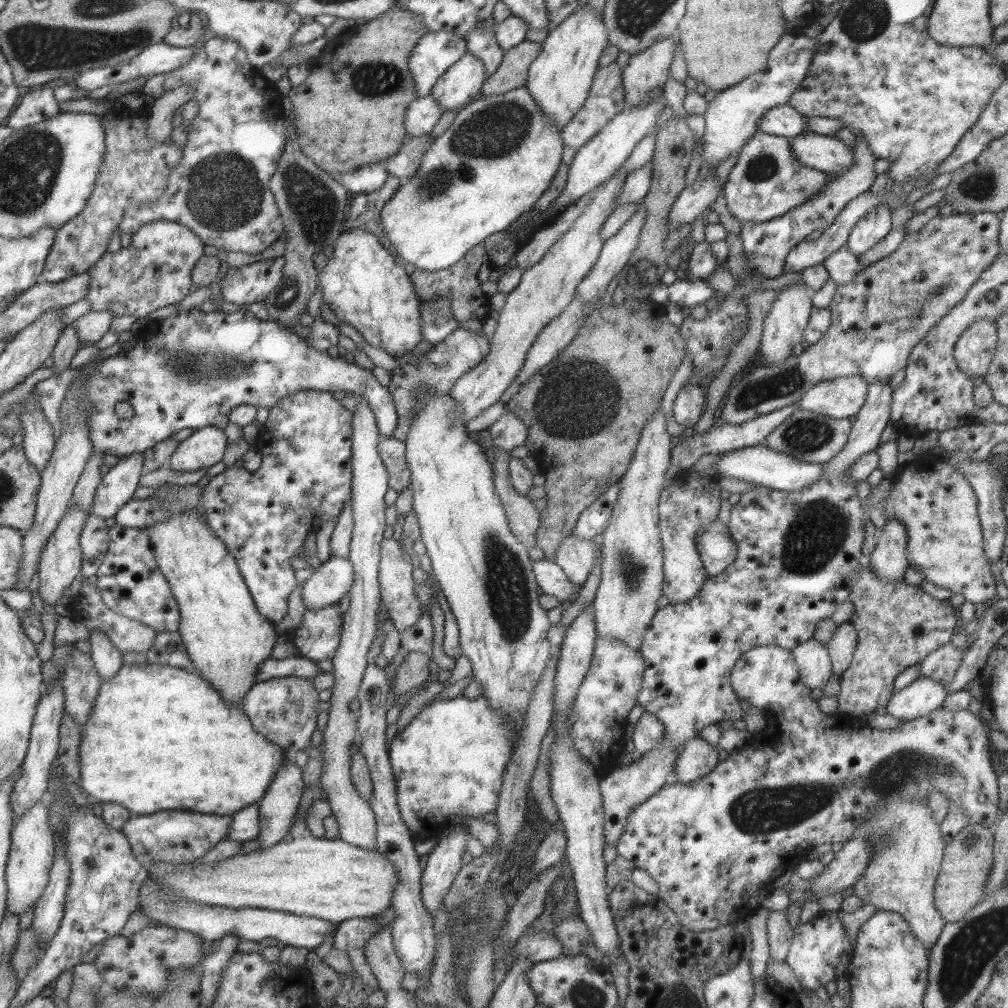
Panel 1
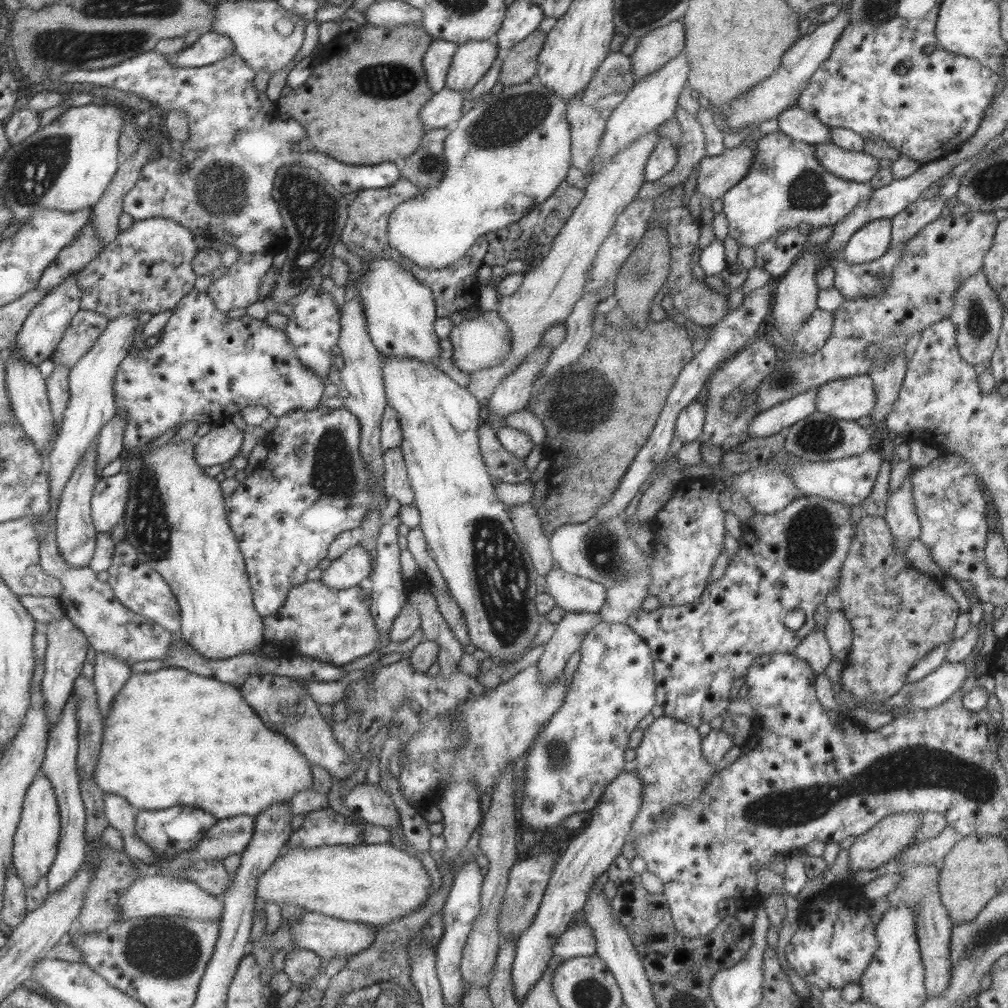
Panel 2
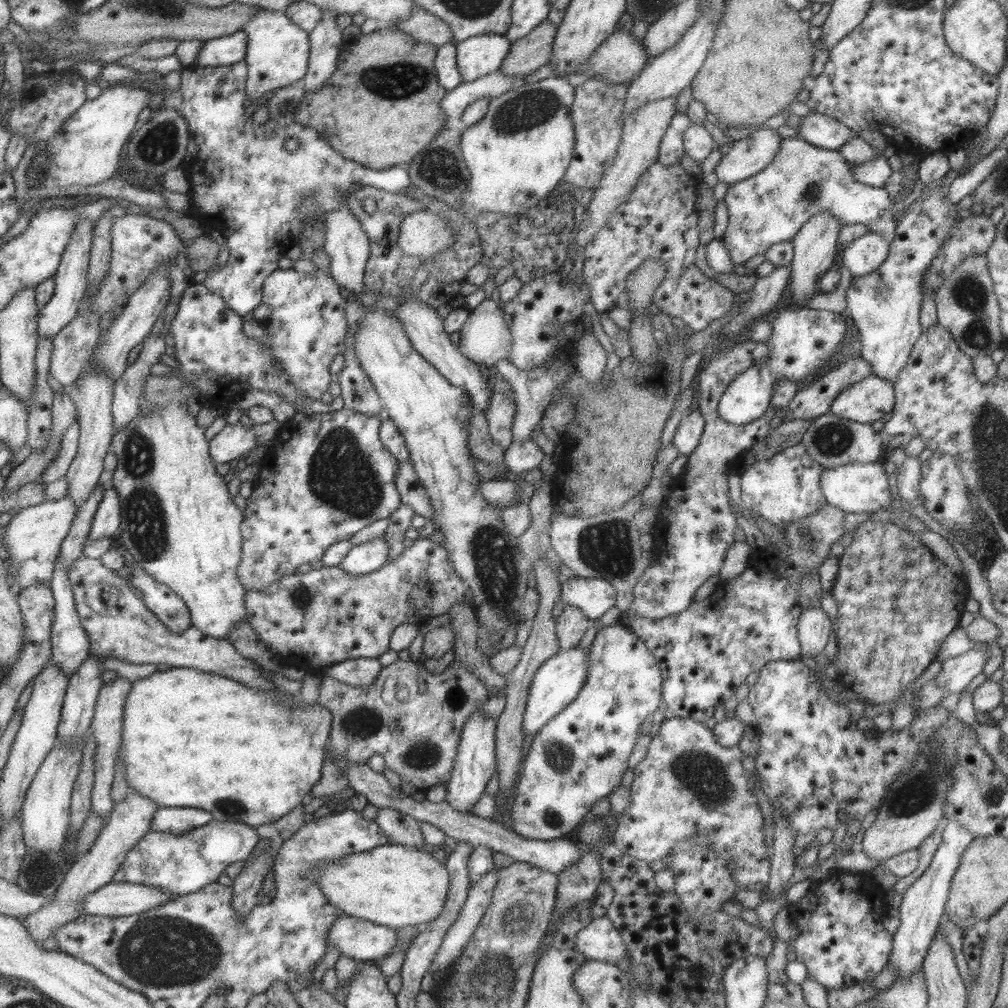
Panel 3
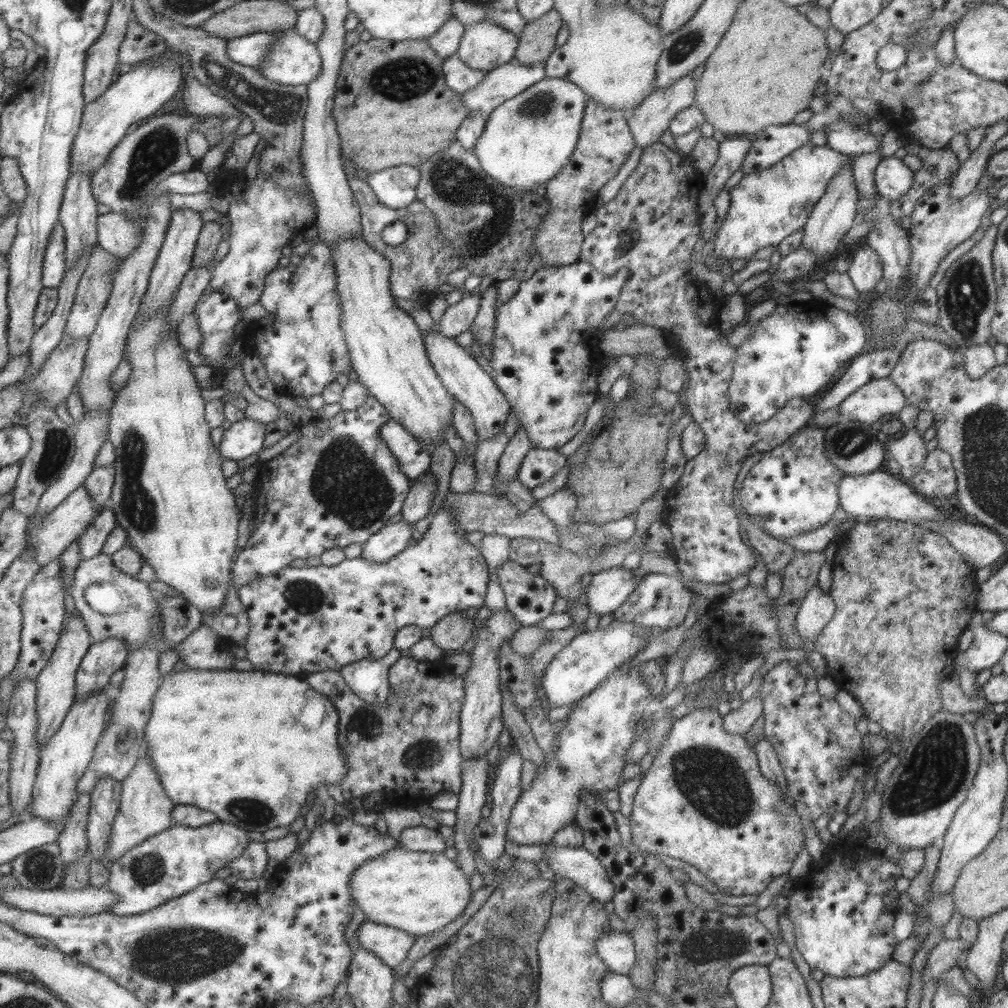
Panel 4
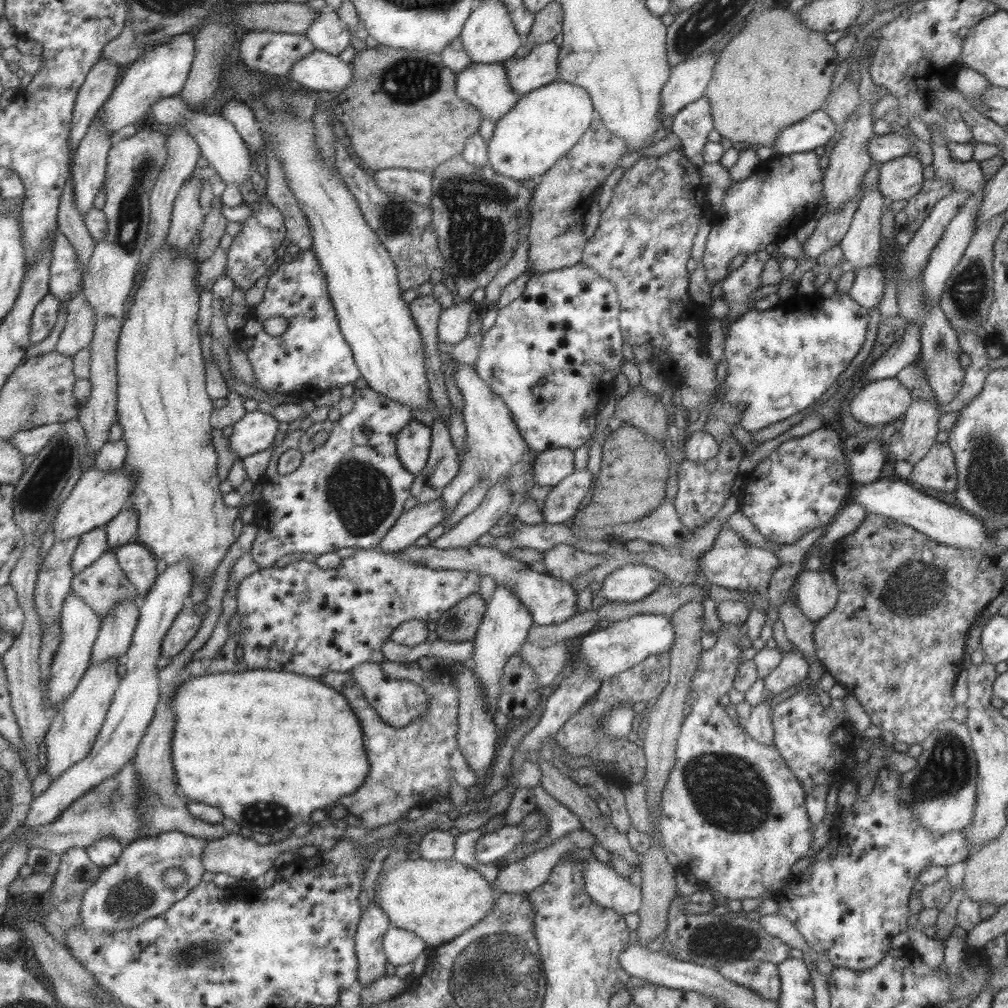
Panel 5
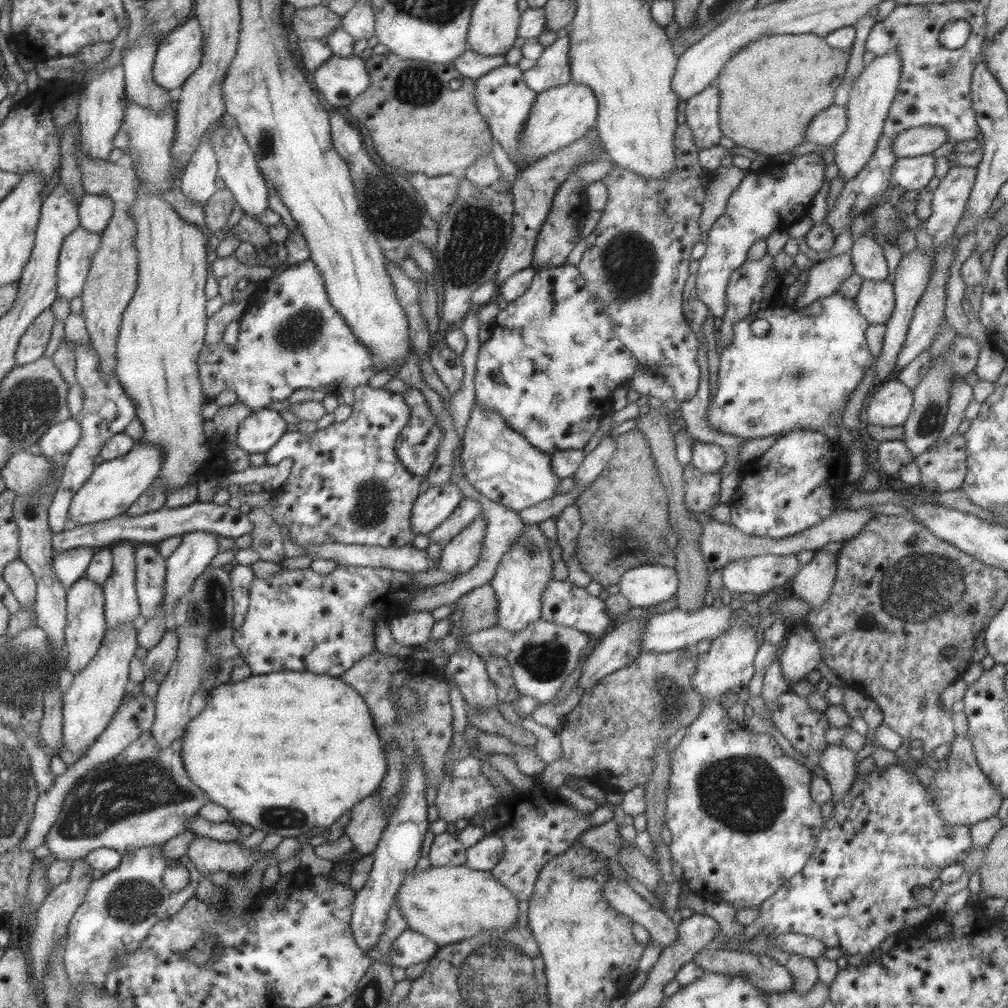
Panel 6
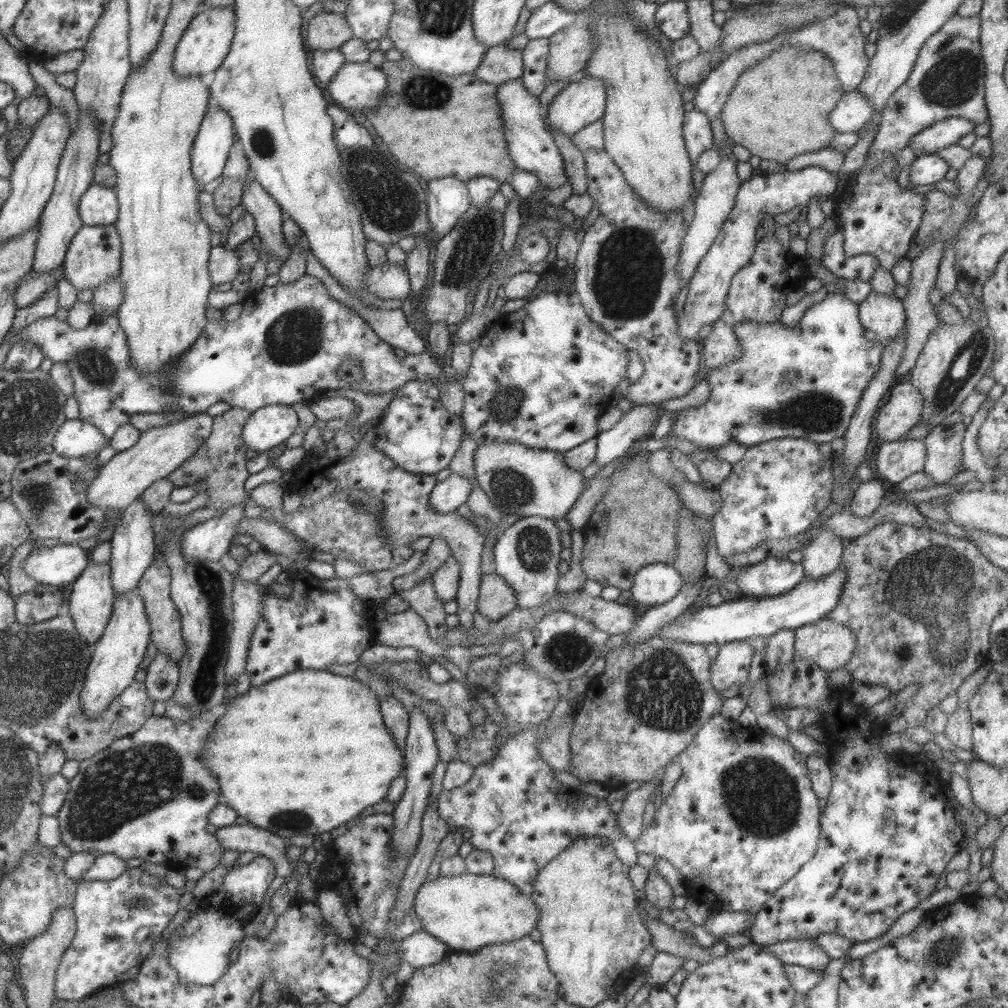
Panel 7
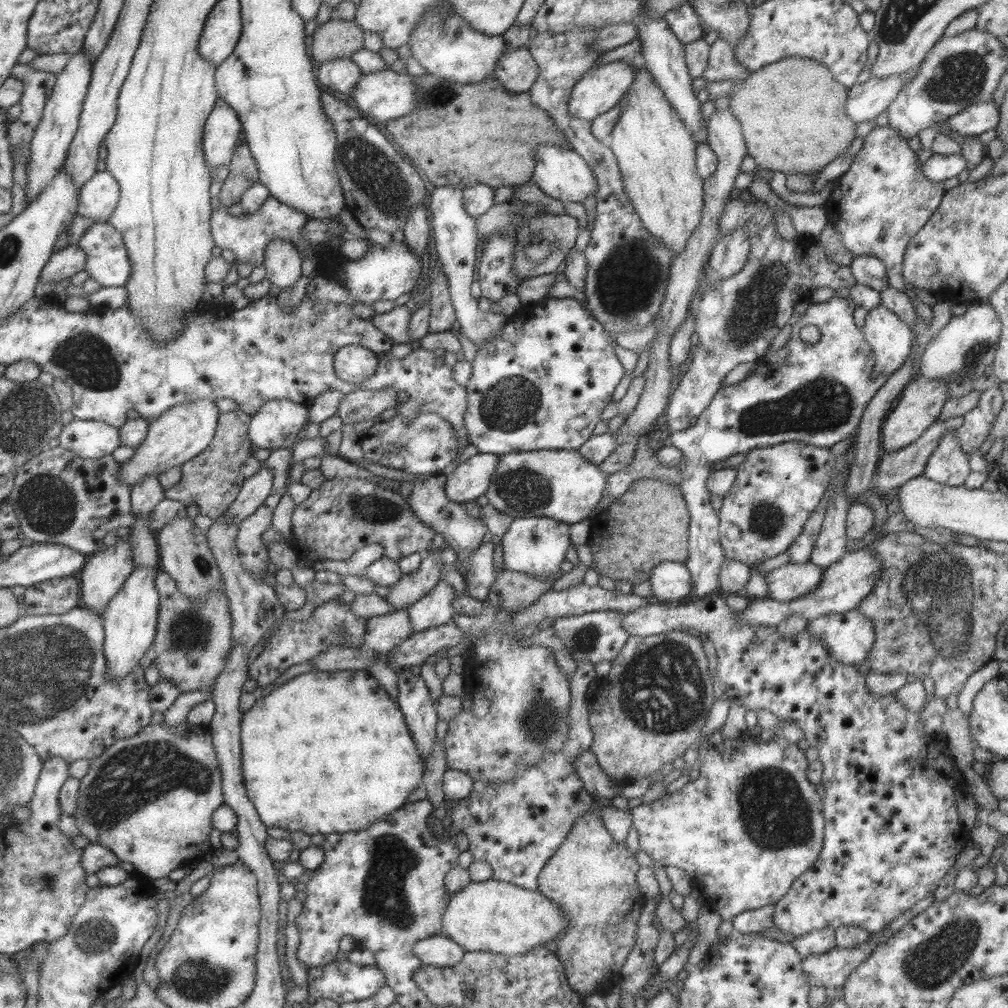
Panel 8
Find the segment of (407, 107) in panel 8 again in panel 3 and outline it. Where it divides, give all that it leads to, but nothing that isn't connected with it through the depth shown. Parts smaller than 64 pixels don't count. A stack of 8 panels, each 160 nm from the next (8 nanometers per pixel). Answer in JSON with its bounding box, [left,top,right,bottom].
[240,9,309,103]

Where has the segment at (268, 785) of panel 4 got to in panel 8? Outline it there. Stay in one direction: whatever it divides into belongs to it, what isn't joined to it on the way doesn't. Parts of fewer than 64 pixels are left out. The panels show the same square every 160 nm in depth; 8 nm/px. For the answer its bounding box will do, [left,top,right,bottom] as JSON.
[239,670,424,834]

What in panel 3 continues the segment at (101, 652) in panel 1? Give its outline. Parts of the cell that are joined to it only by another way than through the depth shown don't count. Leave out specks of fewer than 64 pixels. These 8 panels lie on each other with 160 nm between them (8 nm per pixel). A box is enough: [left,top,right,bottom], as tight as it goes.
[89,675,131,818]

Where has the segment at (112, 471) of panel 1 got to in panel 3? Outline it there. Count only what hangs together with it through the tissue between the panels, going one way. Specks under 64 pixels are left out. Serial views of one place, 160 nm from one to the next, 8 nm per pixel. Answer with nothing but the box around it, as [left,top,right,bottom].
[88,486,120,540]

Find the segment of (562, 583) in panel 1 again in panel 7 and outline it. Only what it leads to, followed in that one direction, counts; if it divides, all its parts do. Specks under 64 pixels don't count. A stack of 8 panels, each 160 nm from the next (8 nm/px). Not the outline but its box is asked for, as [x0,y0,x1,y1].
[629,564,684,608]

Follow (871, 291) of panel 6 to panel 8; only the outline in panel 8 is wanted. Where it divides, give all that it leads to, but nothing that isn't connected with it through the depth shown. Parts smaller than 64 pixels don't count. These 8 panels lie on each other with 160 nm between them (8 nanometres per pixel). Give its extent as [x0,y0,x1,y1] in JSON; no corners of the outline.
[861,304,912,376]

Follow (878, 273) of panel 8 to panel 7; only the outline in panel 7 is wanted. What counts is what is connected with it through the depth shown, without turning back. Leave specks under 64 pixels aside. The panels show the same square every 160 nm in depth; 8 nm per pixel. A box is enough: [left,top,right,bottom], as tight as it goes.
[820,228,878,282]

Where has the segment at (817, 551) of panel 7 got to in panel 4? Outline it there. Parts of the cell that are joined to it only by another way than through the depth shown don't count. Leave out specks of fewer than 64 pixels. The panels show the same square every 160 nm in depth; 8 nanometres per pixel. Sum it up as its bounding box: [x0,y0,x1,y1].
[794,584,835,640]

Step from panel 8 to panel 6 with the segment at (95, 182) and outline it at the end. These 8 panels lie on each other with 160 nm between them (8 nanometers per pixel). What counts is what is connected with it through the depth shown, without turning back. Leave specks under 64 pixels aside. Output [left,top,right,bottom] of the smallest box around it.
[78,194,113,232]

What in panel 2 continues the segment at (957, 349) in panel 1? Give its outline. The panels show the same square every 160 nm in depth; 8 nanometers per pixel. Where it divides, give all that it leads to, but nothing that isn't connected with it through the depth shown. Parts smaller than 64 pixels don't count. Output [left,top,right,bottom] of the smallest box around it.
[947,269,1001,368]

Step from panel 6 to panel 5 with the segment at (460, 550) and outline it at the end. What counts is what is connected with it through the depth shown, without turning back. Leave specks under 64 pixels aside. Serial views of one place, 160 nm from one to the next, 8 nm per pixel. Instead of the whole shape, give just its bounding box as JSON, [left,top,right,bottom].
[429,483,512,550]

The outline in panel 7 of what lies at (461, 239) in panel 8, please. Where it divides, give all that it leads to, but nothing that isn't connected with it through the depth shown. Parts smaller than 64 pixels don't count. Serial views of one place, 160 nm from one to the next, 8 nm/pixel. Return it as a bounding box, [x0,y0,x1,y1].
[426,177,470,237]

